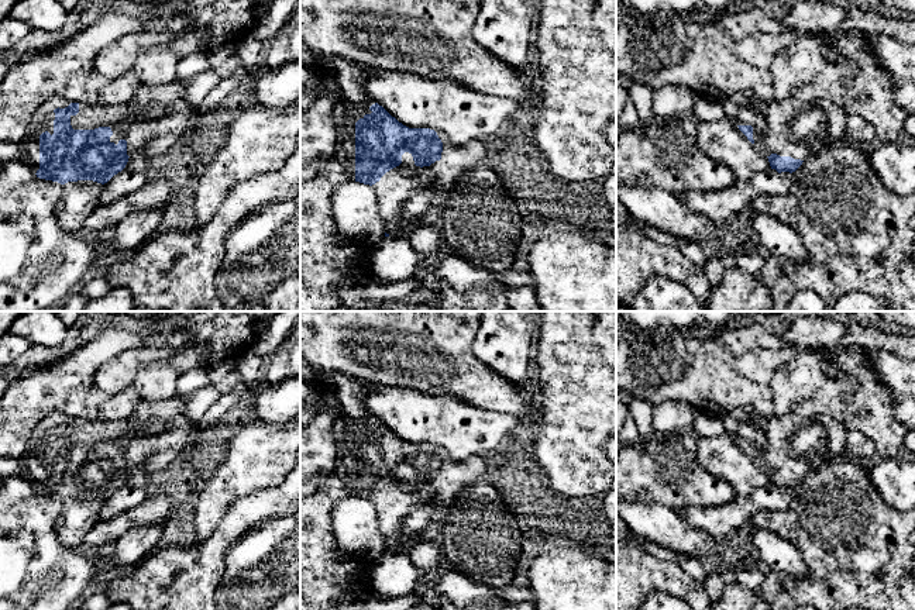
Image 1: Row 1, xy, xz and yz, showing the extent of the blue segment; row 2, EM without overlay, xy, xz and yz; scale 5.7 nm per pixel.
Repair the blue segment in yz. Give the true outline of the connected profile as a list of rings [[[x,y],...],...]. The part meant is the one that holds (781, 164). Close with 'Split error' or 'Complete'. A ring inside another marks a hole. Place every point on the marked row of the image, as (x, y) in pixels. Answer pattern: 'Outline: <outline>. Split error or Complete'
Outline: [[[740,92],[723,100],[722,107],[778,173],[795,172],[819,144],[829,145],[842,137],[847,118],[826,99],[777,100]]]. Split error

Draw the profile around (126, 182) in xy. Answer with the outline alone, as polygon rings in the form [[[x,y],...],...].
[[[123,169],[114,175],[107,183],[103,185],[100,193],[100,204],[109,204],[114,200],[118,200],[138,189],[145,183],[145,178],[141,172],[134,172],[130,169]]]

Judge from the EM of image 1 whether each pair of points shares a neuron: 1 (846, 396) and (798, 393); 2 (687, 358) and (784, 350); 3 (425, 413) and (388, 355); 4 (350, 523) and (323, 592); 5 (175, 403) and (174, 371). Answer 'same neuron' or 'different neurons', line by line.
1: same neuron
2: different neurons
3: different neurons
4: different neurons
5: different neurons

